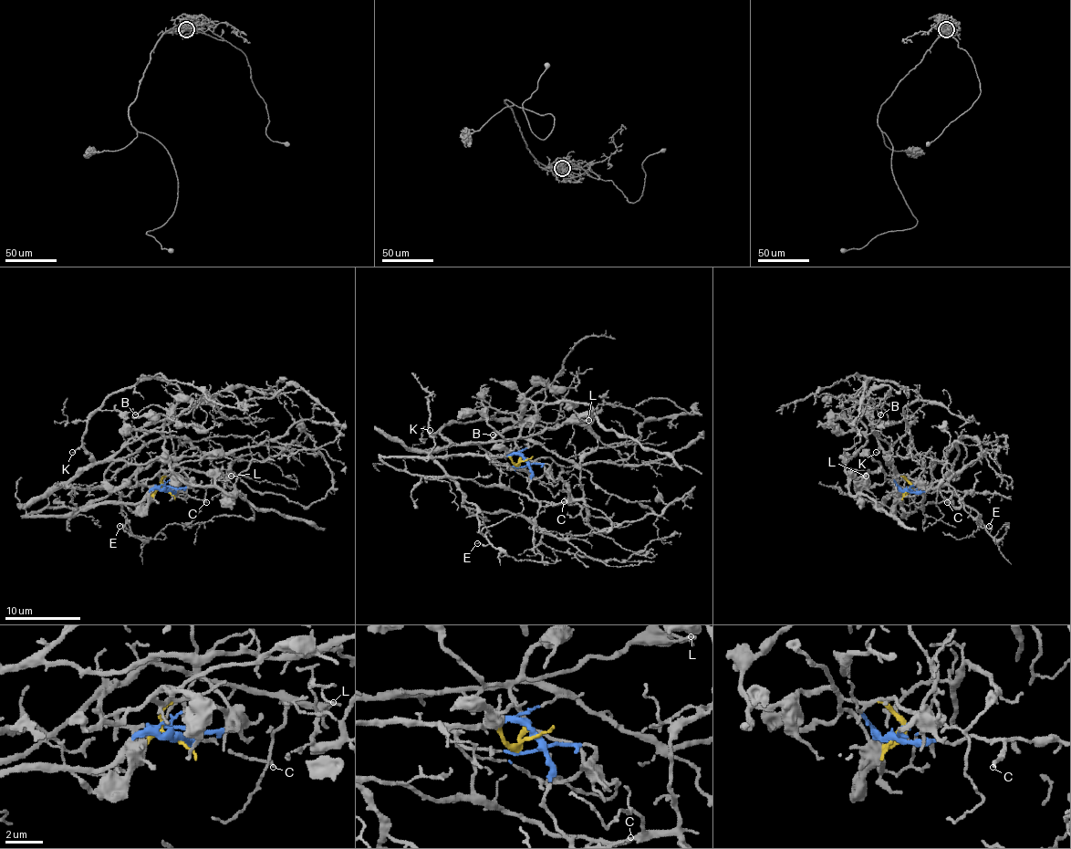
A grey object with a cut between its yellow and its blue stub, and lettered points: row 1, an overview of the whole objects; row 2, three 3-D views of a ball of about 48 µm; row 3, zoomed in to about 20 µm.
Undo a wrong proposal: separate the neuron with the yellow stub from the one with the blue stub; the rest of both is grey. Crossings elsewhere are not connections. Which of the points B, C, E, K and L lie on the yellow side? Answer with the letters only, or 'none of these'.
B, L

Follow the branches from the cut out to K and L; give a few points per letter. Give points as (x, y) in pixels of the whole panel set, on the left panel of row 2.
K: (167, 489), (157, 487), (172, 468), (172, 417), (141, 426), (102, 461), (81, 447), (71, 452)
L: (167, 489), (157, 475), (161, 470), (192, 486), (211, 486), (216, 470), (223, 468), (231, 476)

